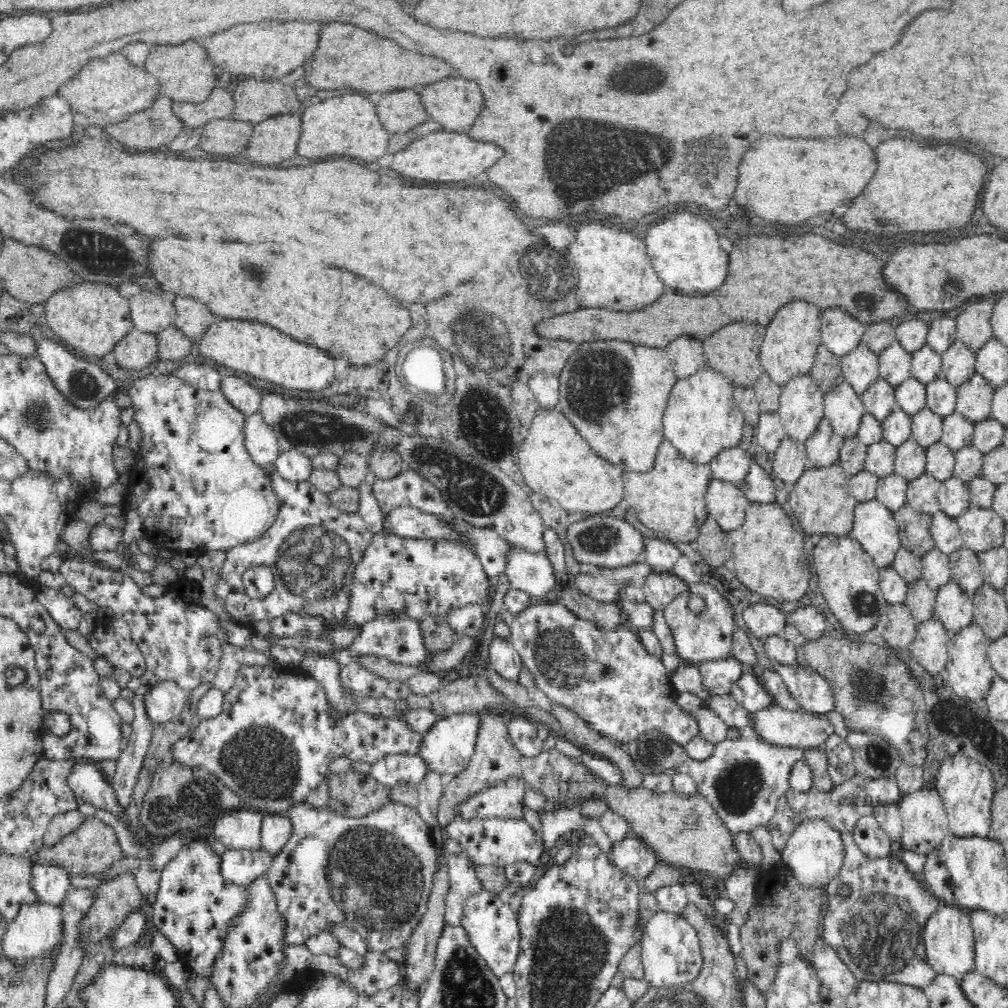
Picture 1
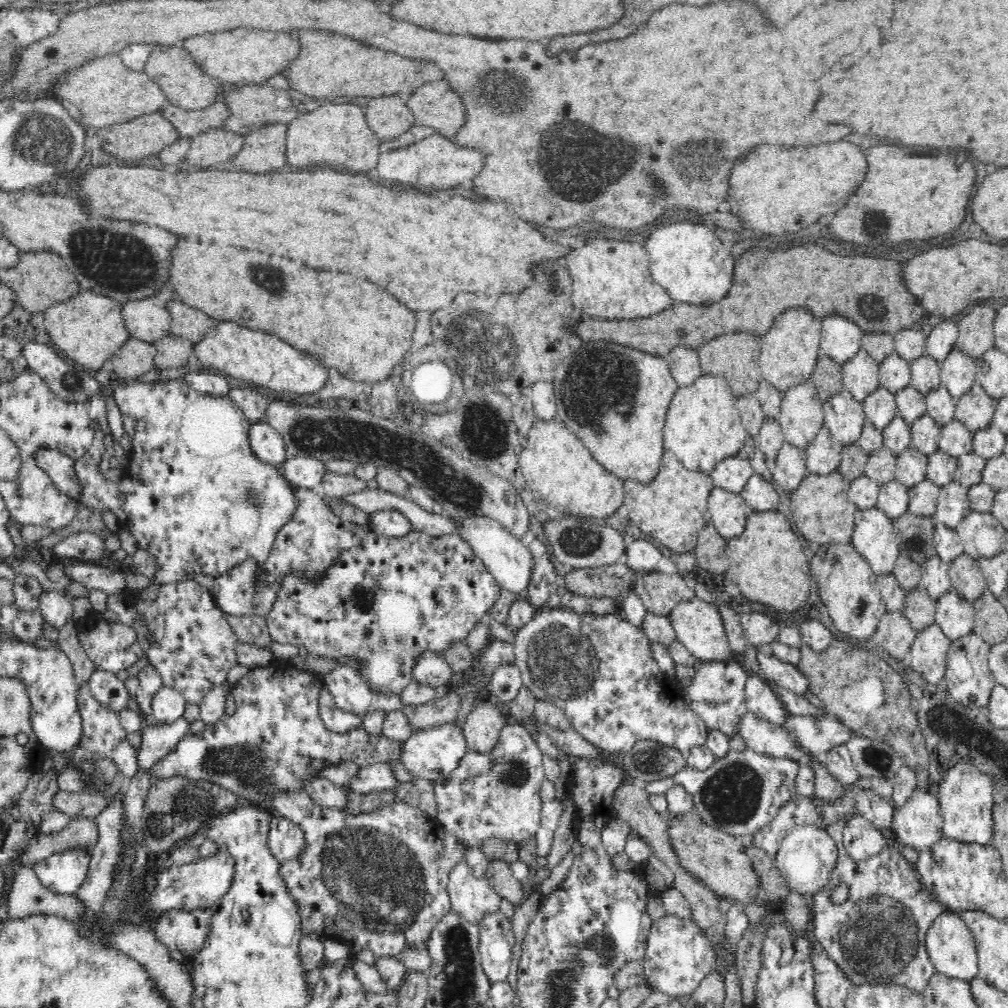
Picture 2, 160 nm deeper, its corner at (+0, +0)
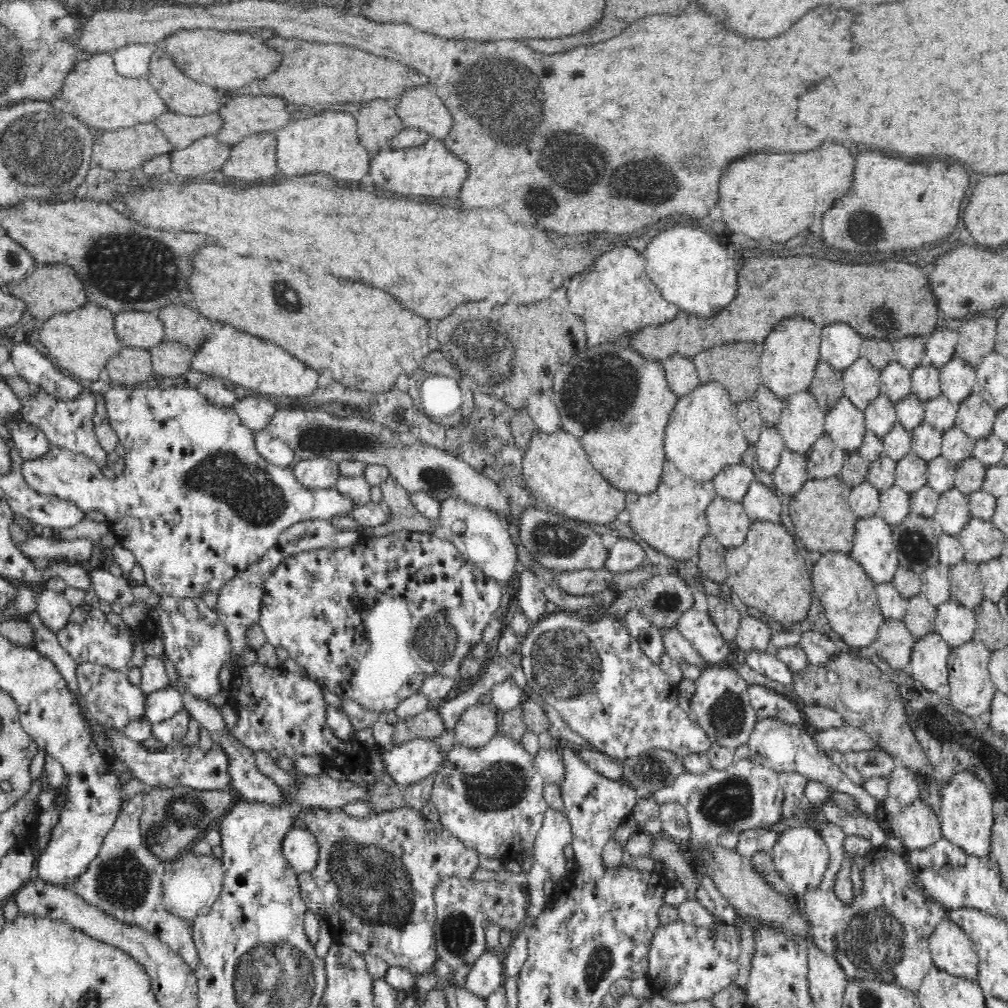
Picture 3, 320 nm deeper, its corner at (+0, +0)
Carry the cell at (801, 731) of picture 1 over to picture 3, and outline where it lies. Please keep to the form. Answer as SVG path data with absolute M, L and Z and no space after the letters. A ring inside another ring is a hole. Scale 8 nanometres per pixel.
M848 724L812 732L815 743L823 750L845 753L851 750L874 749L871 738L862 730Z

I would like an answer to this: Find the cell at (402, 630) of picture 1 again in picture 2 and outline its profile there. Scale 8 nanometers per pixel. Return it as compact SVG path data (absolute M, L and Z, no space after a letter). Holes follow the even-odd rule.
M424 649L417 654L412 668L412 677L422 685L447 686L452 678L452 670L443 656L436 651Z

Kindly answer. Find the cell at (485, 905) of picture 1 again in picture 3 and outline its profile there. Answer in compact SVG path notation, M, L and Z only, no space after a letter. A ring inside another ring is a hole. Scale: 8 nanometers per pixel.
M502 948L497 953L486 949L479 956L470 974L466 976L466 991L485 999L504 984L505 955L502 956L502 951Z

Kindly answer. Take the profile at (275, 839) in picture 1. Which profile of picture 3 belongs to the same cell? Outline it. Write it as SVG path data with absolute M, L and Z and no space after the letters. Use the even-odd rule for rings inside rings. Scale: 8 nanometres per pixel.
M298 824L289 828L282 837L281 850L297 874L316 868L319 844L315 836L303 825Z

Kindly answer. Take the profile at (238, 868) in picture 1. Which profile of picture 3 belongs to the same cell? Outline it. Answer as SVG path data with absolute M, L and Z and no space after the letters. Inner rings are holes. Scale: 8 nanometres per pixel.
M179 855L170 862L165 862L165 874L162 876L163 907L184 920L194 920L206 915L222 893L225 871L221 858L213 855Z

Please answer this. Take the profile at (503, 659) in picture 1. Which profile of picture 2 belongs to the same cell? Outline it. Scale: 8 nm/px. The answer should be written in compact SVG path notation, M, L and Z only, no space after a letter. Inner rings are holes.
M499 662L492 672L491 686L495 702L504 708L507 706L523 685L519 667L514 662Z

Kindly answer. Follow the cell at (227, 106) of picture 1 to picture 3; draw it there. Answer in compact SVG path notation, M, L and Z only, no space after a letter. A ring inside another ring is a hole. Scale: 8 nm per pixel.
M168 108L153 122L164 131L172 146L178 150L186 148L203 136L216 136L222 131L224 119L219 111L205 115L183 115Z

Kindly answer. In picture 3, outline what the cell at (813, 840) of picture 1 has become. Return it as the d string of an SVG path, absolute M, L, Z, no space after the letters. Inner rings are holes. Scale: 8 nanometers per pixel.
M796 826L796 828L784 830L780 838L776 840L770 854L773 856L781 879L790 886L791 897L806 895L818 889L822 885L831 859L828 846L826 846L822 835L806 826Z

